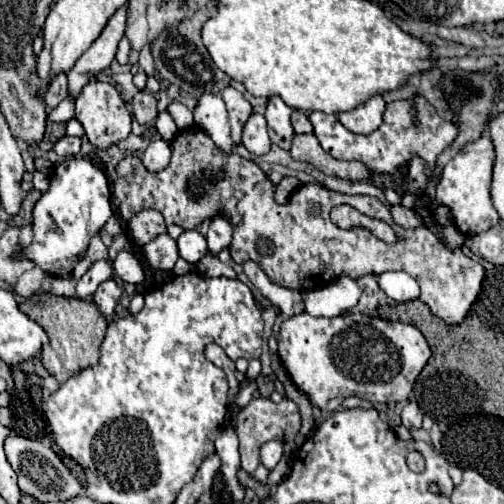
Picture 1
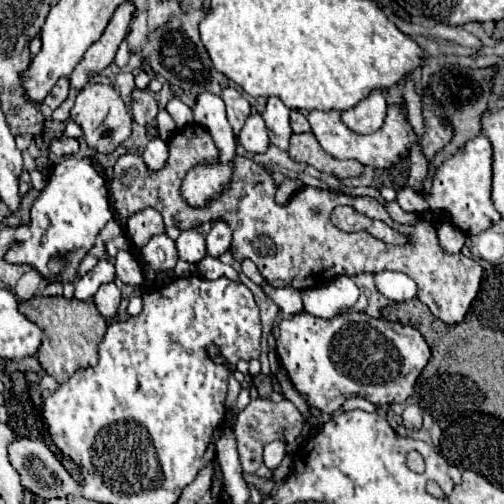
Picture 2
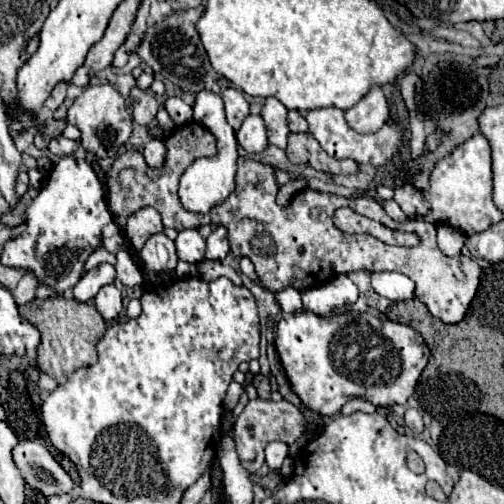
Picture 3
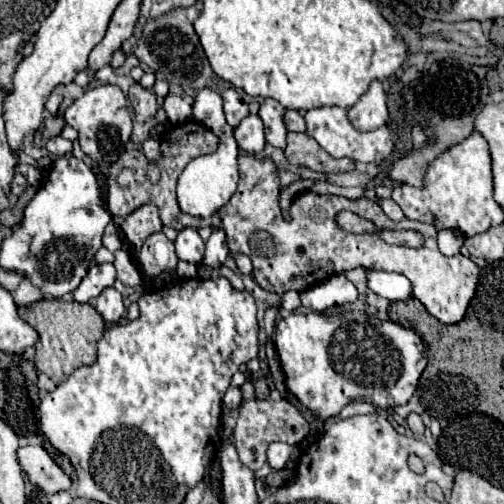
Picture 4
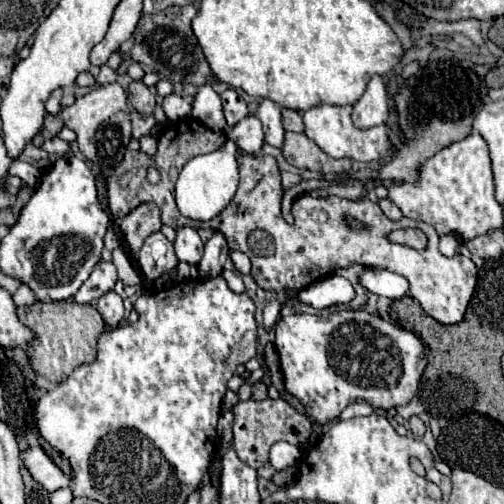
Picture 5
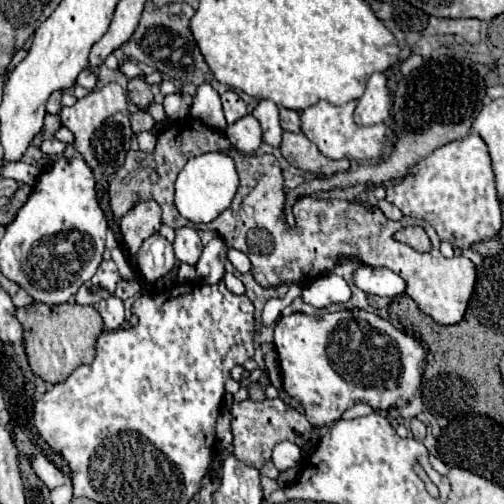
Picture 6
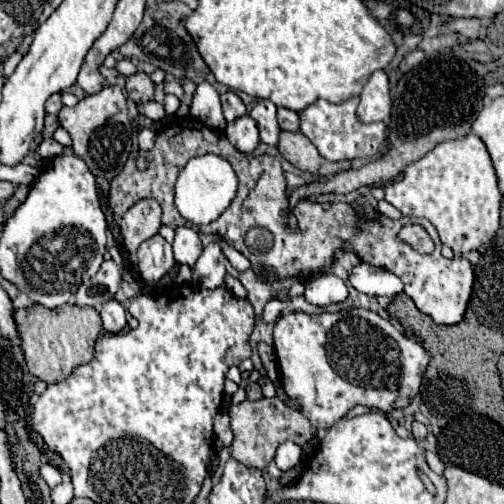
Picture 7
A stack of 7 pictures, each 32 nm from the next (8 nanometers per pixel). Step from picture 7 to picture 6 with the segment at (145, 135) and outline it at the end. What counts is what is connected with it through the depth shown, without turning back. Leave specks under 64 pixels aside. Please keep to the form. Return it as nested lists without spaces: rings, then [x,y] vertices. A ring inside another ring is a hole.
[[[142,132],[137,136],[139,150],[146,153],[152,153],[155,149],[157,138],[152,132]]]

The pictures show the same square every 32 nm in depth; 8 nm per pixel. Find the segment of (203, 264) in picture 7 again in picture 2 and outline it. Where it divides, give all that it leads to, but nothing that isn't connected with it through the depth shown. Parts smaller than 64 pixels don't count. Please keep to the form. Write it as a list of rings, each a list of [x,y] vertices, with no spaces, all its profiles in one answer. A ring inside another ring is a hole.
[[[222,220],[212,222],[212,228],[206,236],[206,246],[208,246],[208,254],[218,258],[220,254],[224,254],[230,248],[230,240],[232,240],[232,230],[228,228],[228,224],[224,224]]]

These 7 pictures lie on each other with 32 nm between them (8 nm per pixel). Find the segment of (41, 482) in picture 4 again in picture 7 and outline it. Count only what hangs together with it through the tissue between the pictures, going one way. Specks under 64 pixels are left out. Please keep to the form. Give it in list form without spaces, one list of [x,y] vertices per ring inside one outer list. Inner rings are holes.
[[[40,462],[40,466],[38,466],[38,472],[40,472],[40,476],[46,480],[46,484],[50,486],[50,488],[54,488],[54,486],[58,486],[60,482],[62,482],[62,474],[52,466],[52,464],[48,464],[48,462]]]

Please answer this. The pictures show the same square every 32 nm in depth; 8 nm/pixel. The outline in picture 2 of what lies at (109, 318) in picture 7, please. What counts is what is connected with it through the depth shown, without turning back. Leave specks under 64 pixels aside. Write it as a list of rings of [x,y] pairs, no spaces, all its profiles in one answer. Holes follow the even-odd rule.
[[[108,282],[108,284],[102,284],[94,296],[94,304],[98,306],[100,314],[104,318],[114,318],[116,316],[116,310],[118,310],[118,304],[120,304],[120,290],[114,282]]]

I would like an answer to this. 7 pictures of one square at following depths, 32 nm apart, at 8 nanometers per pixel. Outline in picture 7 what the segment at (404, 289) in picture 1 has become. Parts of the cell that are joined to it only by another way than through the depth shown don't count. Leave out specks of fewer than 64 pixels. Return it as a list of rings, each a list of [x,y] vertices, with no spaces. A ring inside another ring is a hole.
[[[360,262],[350,272],[350,282],[358,292],[370,296],[396,296],[404,290],[404,284],[396,274],[388,272],[386,268],[376,268],[364,262]]]

